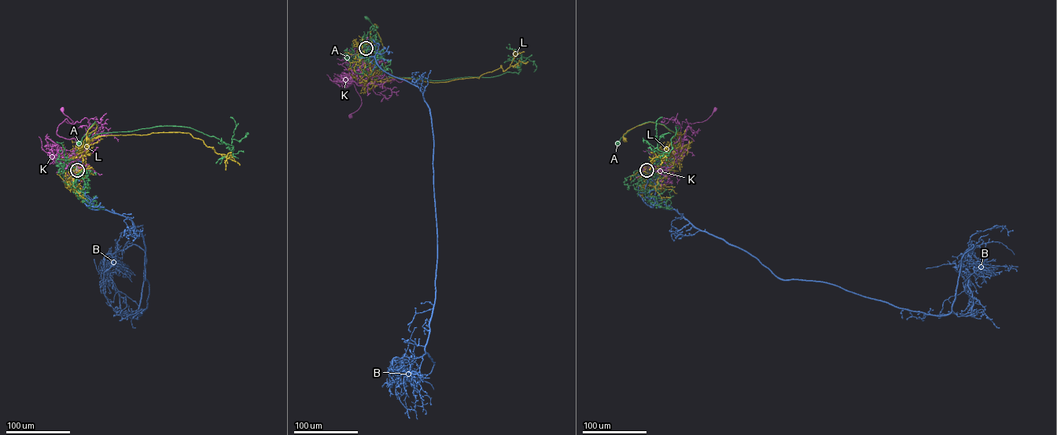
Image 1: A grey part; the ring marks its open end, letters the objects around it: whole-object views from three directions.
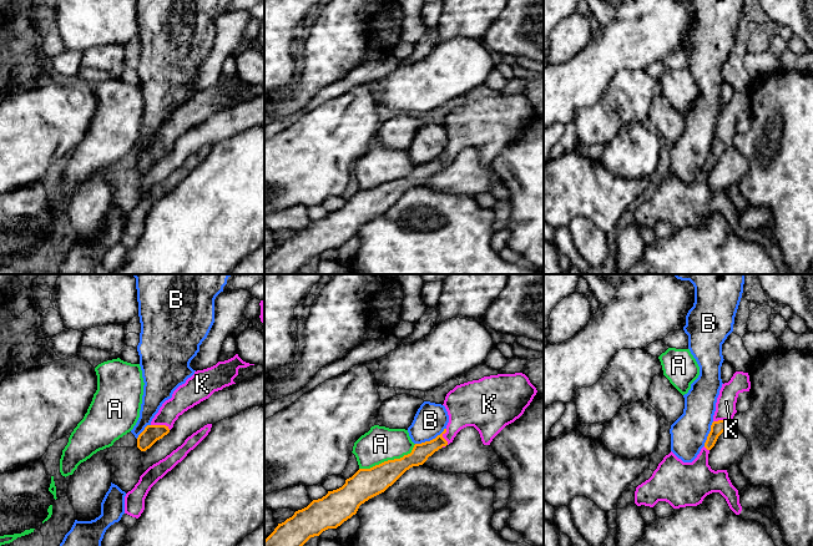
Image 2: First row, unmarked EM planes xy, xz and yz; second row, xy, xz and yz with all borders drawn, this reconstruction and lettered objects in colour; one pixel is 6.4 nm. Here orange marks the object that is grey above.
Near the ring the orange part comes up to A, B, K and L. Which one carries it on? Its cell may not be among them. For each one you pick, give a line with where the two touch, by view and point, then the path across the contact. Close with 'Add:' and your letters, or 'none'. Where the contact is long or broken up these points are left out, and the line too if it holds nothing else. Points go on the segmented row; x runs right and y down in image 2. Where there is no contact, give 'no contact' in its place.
K: xy (161, 425)
Add: K

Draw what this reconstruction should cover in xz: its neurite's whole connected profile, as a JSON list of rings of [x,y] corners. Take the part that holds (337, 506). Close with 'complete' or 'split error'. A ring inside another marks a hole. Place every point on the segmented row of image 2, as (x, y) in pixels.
[[[522,373],[498,374],[484,376],[479,380],[456,385],[444,400],[449,423],[444,431],[430,441],[415,444],[411,453],[400,459],[388,460],[370,469],[359,469],[345,484],[325,496],[313,500],[307,507],[298,510],[284,522],[278,524],[274,531],[264,540],[264,546],[303,546],[310,537],[319,536],[328,529],[337,529],[357,514],[359,506],[369,499],[384,492],[406,470],[423,465],[429,456],[453,443],[456,434],[474,426],[484,445],[490,445],[493,439],[509,424],[519,419],[536,395],[536,388]]]; split error

